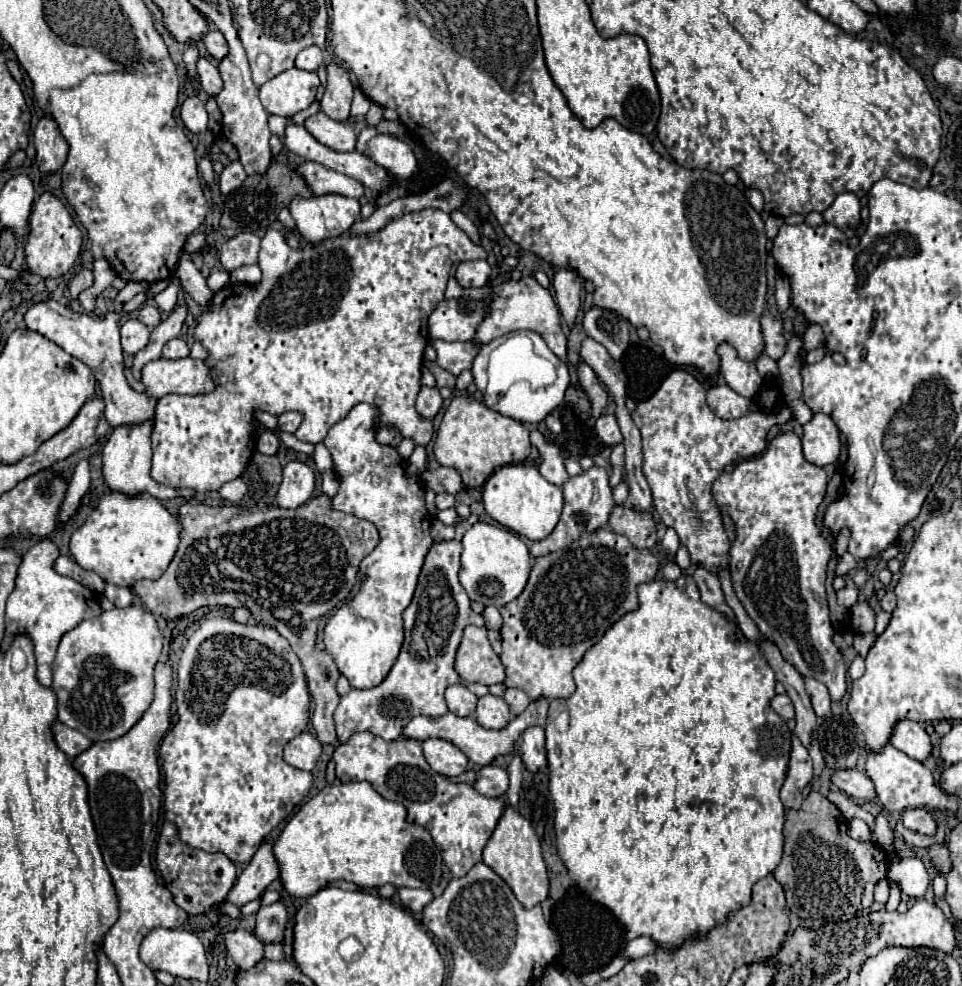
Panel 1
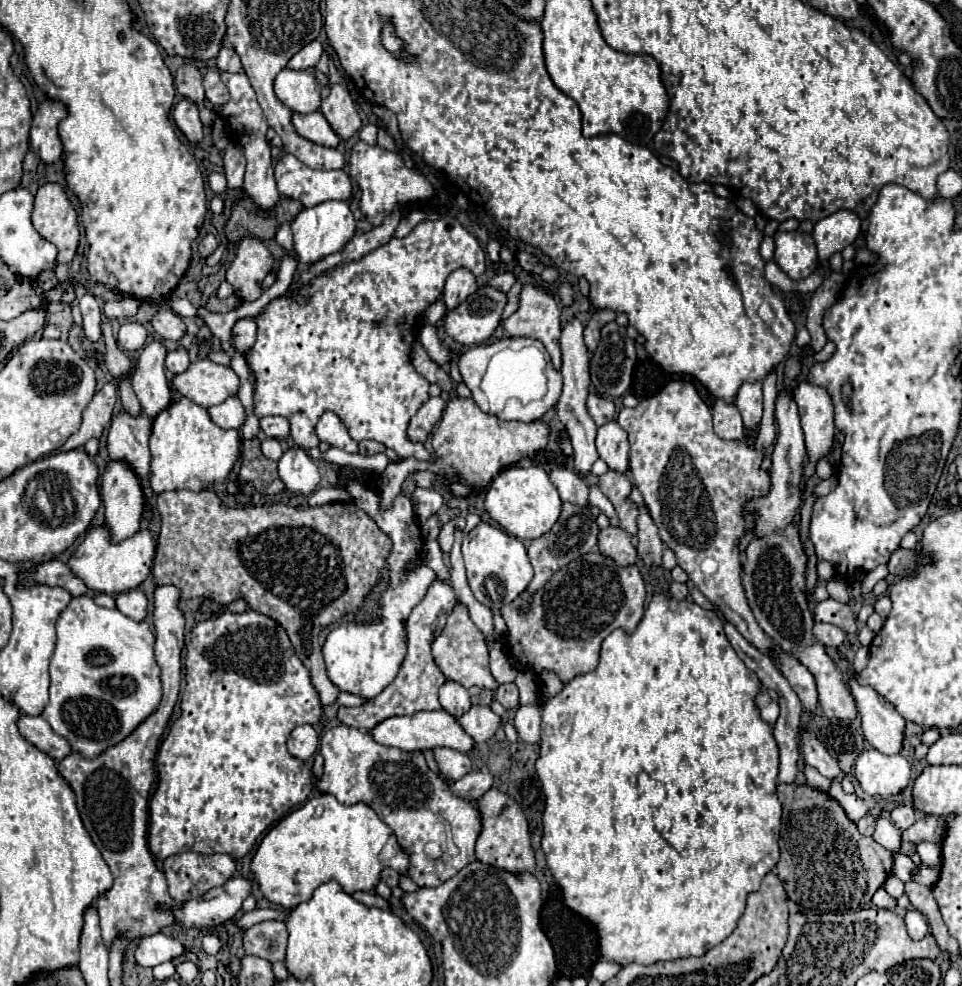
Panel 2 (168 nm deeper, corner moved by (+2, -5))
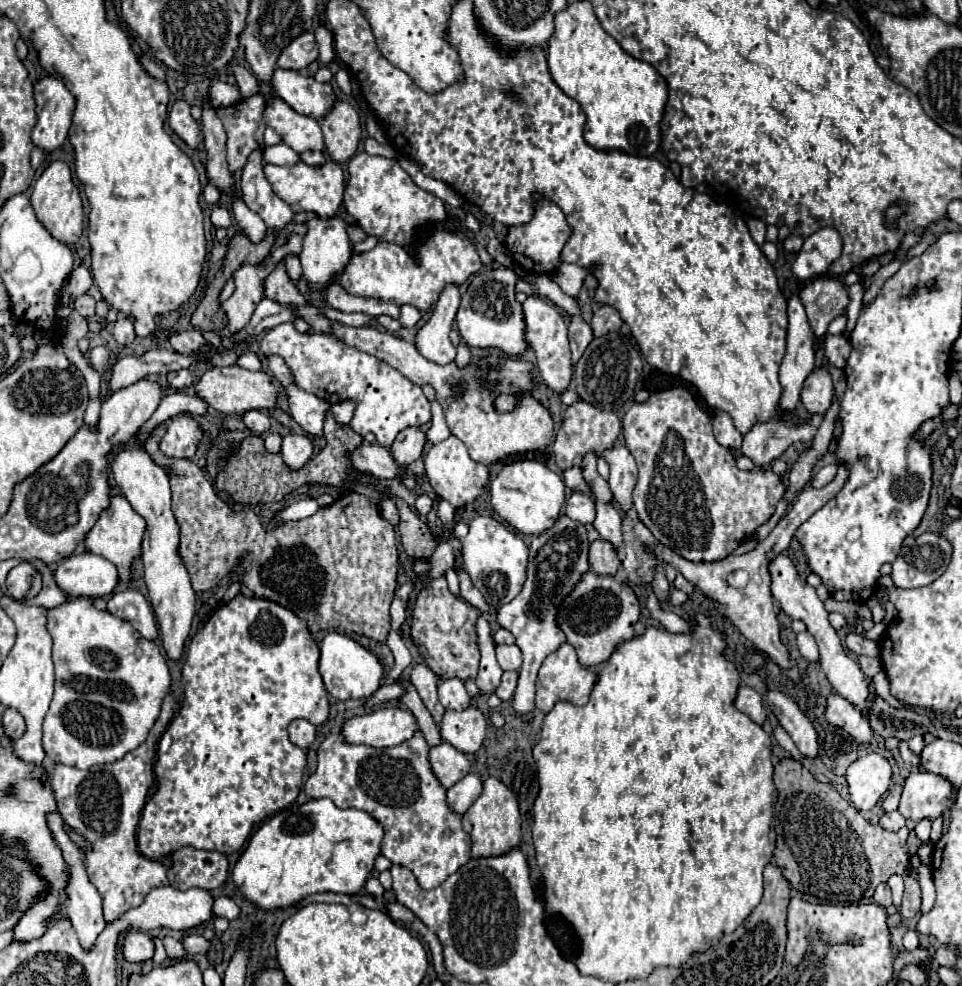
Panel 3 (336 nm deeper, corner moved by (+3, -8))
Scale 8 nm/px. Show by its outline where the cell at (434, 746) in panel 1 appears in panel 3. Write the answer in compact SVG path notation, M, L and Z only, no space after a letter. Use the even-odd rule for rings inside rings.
M439 743L439 745L431 747L429 761L431 761L431 769L433 769L437 781L445 789L449 789L457 781L461 781L469 773L469 767L471 767L467 755L457 751L449 743Z

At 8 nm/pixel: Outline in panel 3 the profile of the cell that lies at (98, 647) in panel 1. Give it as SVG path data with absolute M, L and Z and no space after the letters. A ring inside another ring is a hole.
M75 597L75 599L67 599L61 607L49 609L47 611L47 631L53 637L53 663L55 663L55 693L53 693L53 701L51 707L45 715L45 723L43 723L43 749L47 753L47 757L51 757L55 763L63 763L63 765L73 765L79 769L89 769L93 765L103 765L103 763L113 763L117 759L121 759L125 753L133 751L135 747L139 747L145 739L147 733L151 731L153 723L159 717L161 711L161 703L163 697L169 693L171 689L171 675L169 675L169 667L167 667L167 659L163 657L163 653L159 651L159 647L153 641L143 639L131 623L125 623L123 619L117 619L115 615L111 615L109 611L99 611L93 607L93 601L87 597Z

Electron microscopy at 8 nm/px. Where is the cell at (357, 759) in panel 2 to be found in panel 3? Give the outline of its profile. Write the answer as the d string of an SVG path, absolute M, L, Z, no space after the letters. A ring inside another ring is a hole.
M419 729L417 735L413 735L413 739L407 739L397 747L385 747L385 749L367 747L367 745L349 745L345 743L343 735L327 735L317 751L319 755L317 771L315 775L309 775L303 791L309 799L327 797L339 809L351 807L351 809L367 811L373 819L379 821L379 825L385 831L381 843L381 855L385 855L395 865L409 867L423 889L435 889L469 861L471 839L461 827L461 815L449 811L445 803L445 789L435 779L427 753L429 753L429 745Z

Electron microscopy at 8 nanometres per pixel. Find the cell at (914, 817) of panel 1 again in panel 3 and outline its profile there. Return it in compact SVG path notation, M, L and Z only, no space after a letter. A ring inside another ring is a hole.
M891 811L891 813L883 813L883 817L879 819L879 825L887 831L899 831L901 827L905 827L905 819L899 811Z

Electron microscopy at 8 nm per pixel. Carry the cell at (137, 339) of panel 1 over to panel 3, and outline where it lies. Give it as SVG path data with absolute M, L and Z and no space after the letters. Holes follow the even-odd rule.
M117 319L115 325L113 325L113 337L115 337L115 341L117 341L121 347L133 343L133 339L135 339L133 323L131 323L129 319Z

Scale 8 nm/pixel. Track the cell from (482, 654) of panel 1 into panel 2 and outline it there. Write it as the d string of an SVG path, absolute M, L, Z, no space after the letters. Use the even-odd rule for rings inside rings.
M456 604L454 612L448 616L446 628L442 630L442 634L434 640L432 644L432 654L434 660L438 664L438 668L444 672L444 676L448 680L454 680L458 684L462 684L464 688L470 686L480 686L480 688L488 688L488 690L498 690L498 682L496 678L490 674L490 656L488 656L488 646L484 642L482 632L474 626L474 622L468 616L468 610L464 604Z

